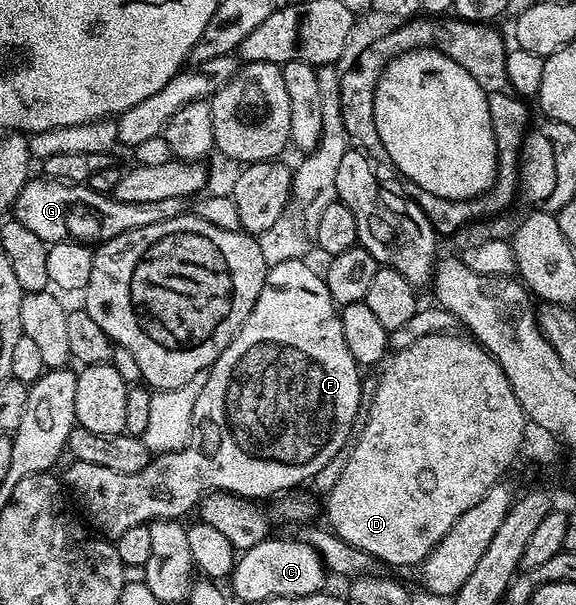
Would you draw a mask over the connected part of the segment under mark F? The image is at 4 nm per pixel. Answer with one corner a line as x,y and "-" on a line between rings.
301,259
278,263
269,268
262,291
258,295
250,315
242,323
242,327
234,335
234,339
226,347
226,351
222,351
222,355
218,355
218,359
212,364
211,369
207,370
206,387
202,387
202,392
200,392
198,399
194,402
194,419
192,420
192,439
190,445
193,451
195,449
198,453
192,453
193,451
157,453
151,458
149,464
140,473
136,474
122,474
114,471
113,468
77,460
73,460
71,462
72,466
65,473
62,473
63,484
70,490
75,504
82,510
83,516
87,518
91,528
97,534
103,535
108,539
115,539
122,536
130,527
148,525
153,521
184,519
184,516
191,509
193,512
199,506
202,494
209,487
215,487
222,493
233,493
239,497
249,499
261,499
260,497
272,499
277,495
284,495
289,491
299,490
303,486
300,485
303,481
311,482
318,475
318,471
322,471
322,467
326,467
326,463
330,463
330,459
334,459
334,455
342,452
345,448
343,445
346,444
345,446
347,446
349,444
350,438
357,428
358,418
362,413
362,369
361,366
357,365
354,355
350,355
350,351
346,347
346,338
342,335
340,309
334,303
334,299
326,287
323,276
319,272
315,273
307,265
308,263
307,260

